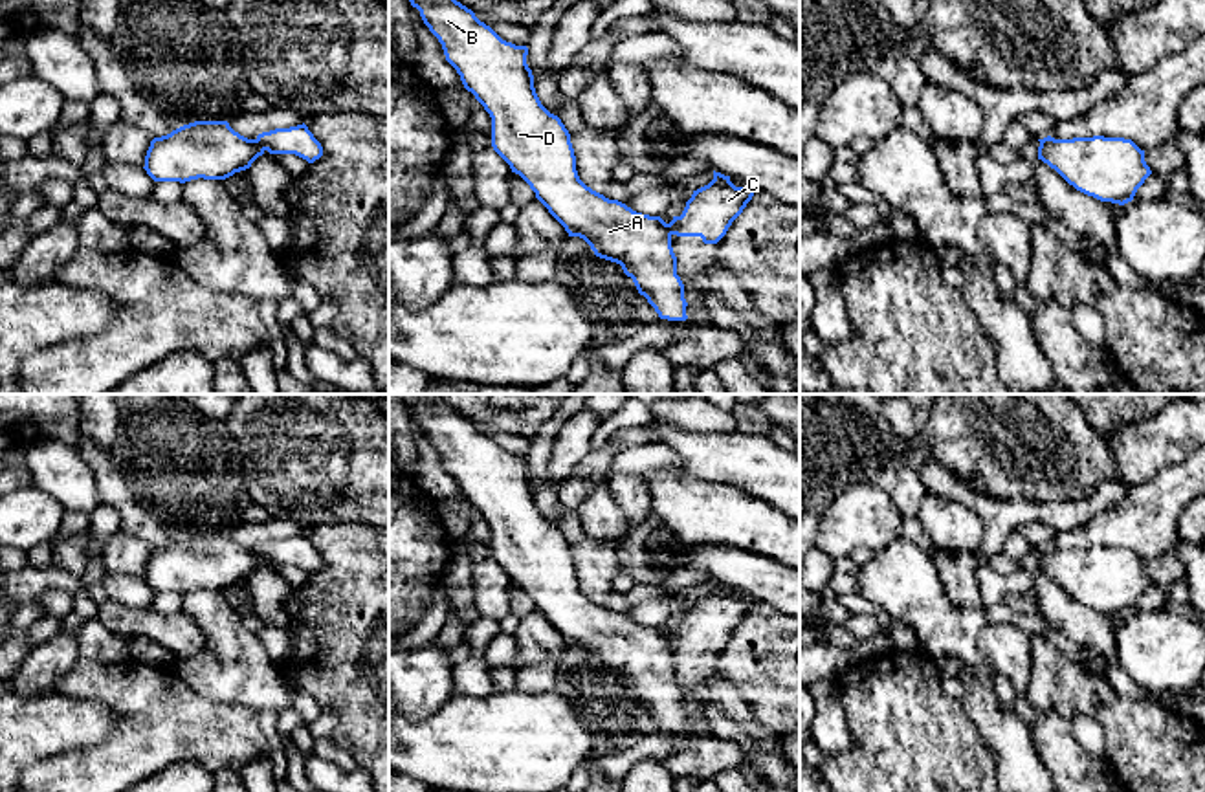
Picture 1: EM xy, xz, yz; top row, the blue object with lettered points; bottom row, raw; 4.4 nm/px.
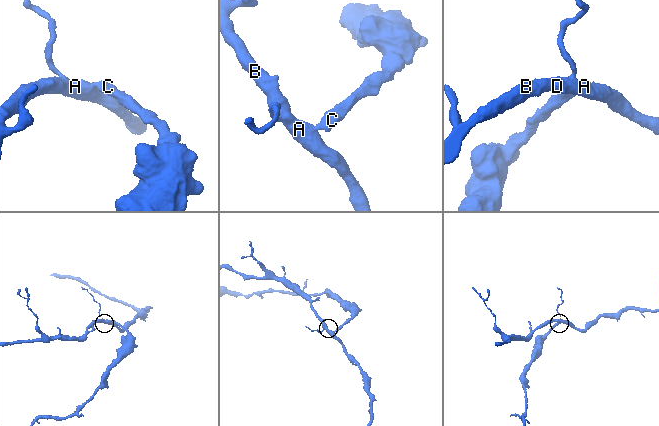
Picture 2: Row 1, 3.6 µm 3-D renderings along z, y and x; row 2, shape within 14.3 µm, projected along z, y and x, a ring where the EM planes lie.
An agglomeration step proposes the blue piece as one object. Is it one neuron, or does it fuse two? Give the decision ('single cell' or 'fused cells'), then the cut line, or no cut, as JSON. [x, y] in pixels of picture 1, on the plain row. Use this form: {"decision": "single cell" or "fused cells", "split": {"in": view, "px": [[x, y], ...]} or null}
{"decision": "fused cells", "split": {"in": "xy", "px": [[254, 550], [263, 561]]}}

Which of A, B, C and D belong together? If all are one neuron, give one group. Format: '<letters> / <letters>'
A B D / C

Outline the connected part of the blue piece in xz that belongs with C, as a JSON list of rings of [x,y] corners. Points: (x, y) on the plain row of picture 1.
[[[713,581],[713,590],[693,601],[680,627],[668,634],[677,647],[701,647],[717,654],[754,607],[752,598],[735,598],[730,587]]]

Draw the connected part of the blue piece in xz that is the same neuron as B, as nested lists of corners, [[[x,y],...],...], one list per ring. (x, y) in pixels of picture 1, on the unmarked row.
[[[438,394],[405,400],[424,434],[442,455],[446,471],[457,480],[468,502],[492,528],[492,557],[519,585],[536,609],[565,638],[569,647],[583,649],[596,667],[616,673],[633,689],[640,706],[655,719],[660,730],[686,732],[684,695],[677,686],[677,667],[671,658],[669,636],[660,627],[633,622],[618,610],[587,598],[576,581],[570,544],[561,530],[550,524],[534,499],[534,486],[526,475],[528,458],[503,451],[471,420],[457,412]]]

